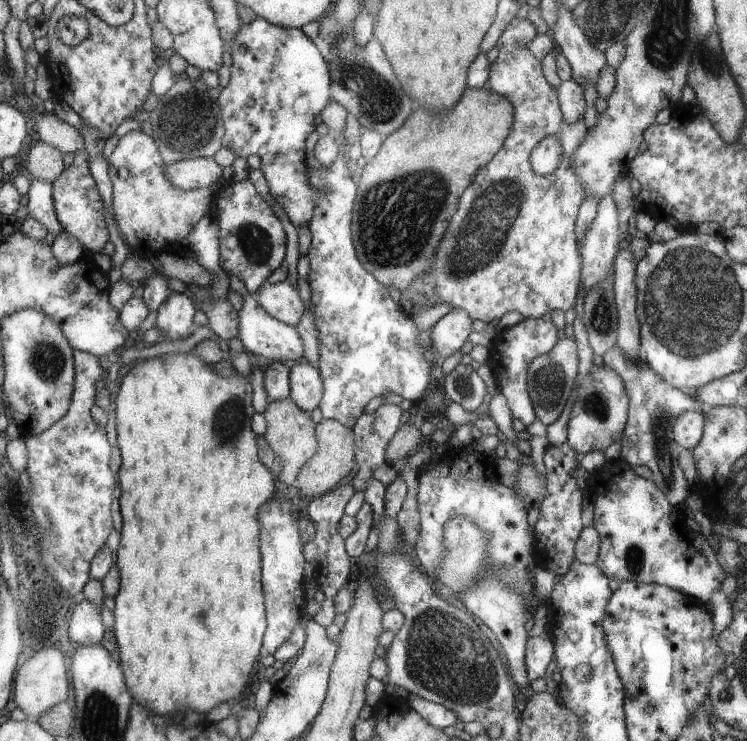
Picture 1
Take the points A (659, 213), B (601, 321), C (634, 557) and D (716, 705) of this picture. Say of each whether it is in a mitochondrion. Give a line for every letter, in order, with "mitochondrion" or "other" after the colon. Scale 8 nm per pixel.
A: other
B: mitochondrion
C: mitochondrion
D: other

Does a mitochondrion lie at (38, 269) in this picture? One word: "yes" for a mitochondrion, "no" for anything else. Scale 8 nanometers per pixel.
yes

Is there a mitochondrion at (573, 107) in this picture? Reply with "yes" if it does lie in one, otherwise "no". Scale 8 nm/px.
no

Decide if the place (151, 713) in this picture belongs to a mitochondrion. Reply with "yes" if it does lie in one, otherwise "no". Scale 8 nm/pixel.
no

